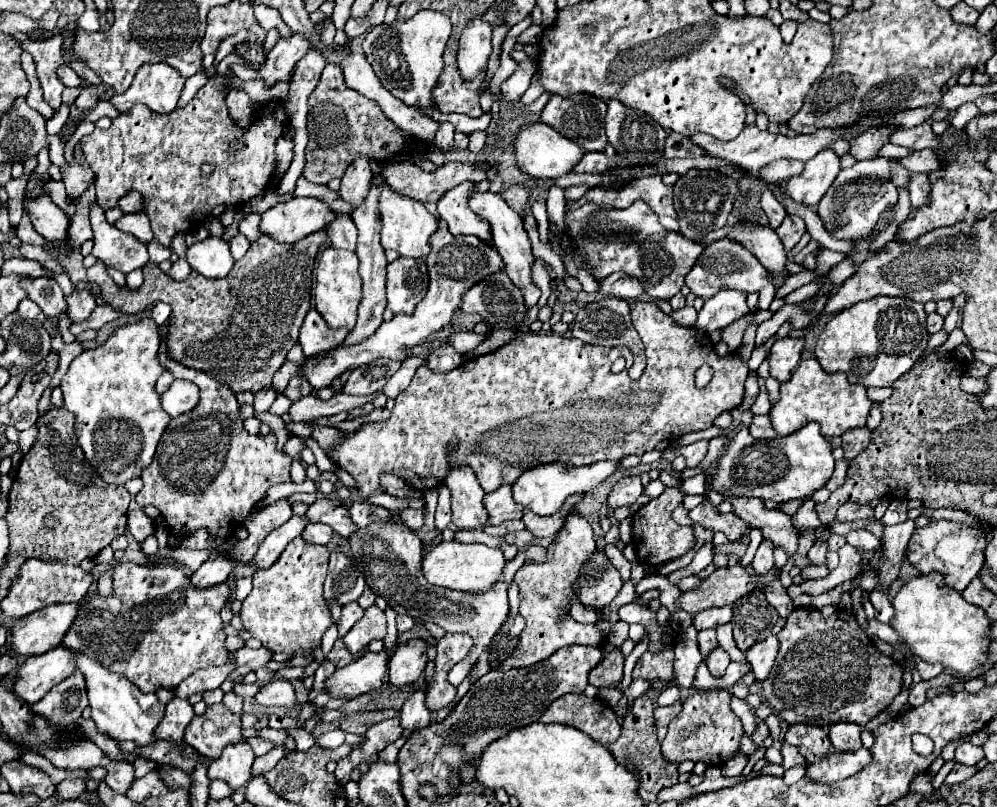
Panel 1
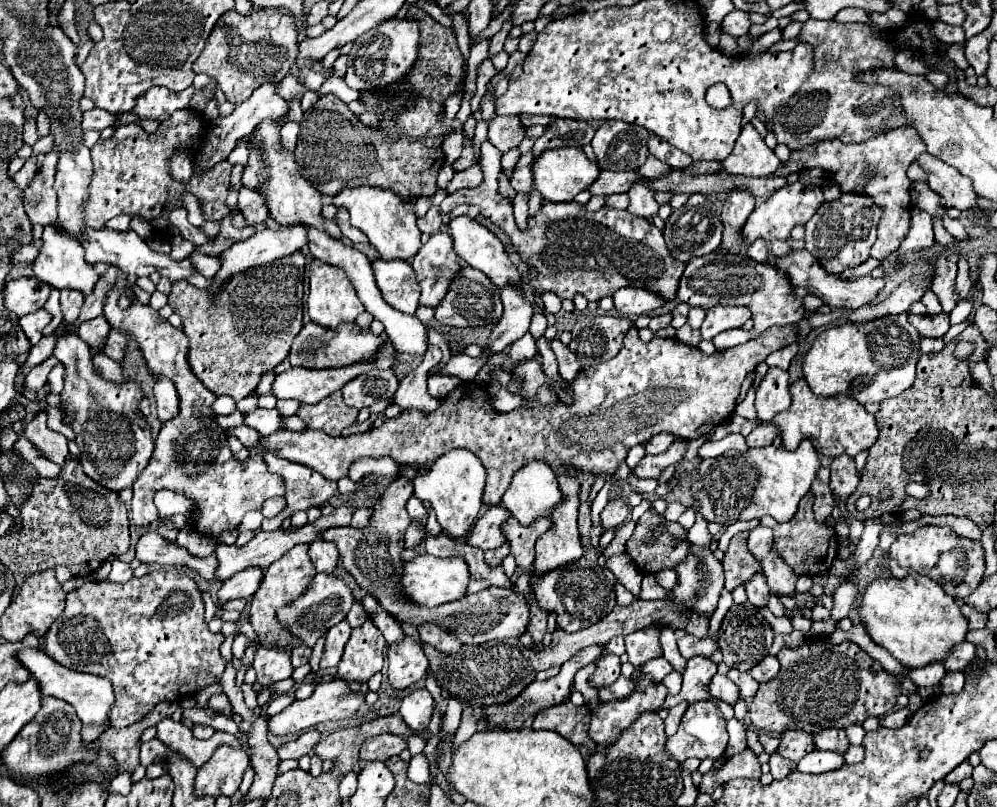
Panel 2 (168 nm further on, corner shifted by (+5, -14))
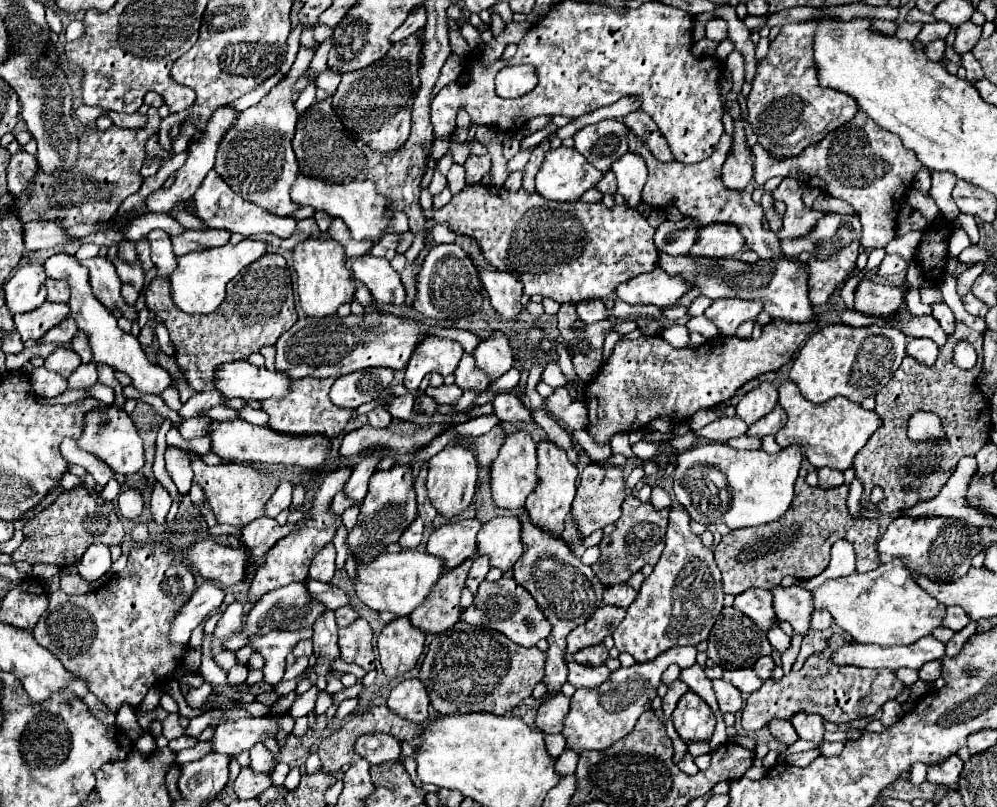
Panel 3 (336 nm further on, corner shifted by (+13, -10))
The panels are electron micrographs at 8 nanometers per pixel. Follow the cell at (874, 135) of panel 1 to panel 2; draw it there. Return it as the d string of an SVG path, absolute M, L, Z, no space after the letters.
M898 126L894 130L886 130L878 136L872 136L860 144L844 144L840 140L822 140L814 146L796 150L774 172L774 176L786 178L788 174L794 174L806 168L820 168L834 178L834 182L840 186L842 192L870 196L874 204L882 208L882 218L878 222L878 240L874 242L870 256L884 260L900 248L904 236L908 234L912 182L906 172L908 172L908 166L916 162L922 152L926 152L926 146L922 146L922 140L918 140L918 134L914 134L914 128Z

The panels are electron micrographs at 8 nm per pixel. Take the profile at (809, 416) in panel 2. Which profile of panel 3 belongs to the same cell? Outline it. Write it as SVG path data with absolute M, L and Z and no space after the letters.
M792 380L782 382L778 392L780 392L780 406L786 410L788 422L776 434L776 442L782 448L790 444L800 444L803 455L816 468L824 468L824 466L830 466L836 470L850 468L856 452L868 442L868 438L882 424L876 412L868 412L860 404L850 402L848 398L842 398L842 396L830 398L824 404L812 404L800 394L798 386Z

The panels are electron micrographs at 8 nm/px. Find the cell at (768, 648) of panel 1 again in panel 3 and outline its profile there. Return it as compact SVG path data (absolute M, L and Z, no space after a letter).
M762 656L762 658L758 658L758 662L754 664L754 672L762 678L762 680L766 680L766 678L770 678L772 676L772 672L774 672L774 660L770 658L770 656Z

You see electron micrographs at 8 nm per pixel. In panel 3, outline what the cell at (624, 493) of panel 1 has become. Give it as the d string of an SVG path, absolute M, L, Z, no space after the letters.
M588 464L582 472L580 486L572 502L572 514L576 518L578 530L584 536L588 536L594 530L614 524L620 518L620 506L624 498L626 498L626 484L624 484L624 472L620 468L608 464Z

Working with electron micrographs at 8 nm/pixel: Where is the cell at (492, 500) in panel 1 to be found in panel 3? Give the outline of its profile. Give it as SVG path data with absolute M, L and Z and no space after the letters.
M460 520L456 524L446 524L432 532L426 552L440 556L446 560L446 568L452 570L454 566L460 566L462 562L476 558L478 554L478 540L476 534L482 528L482 522L472 520Z

